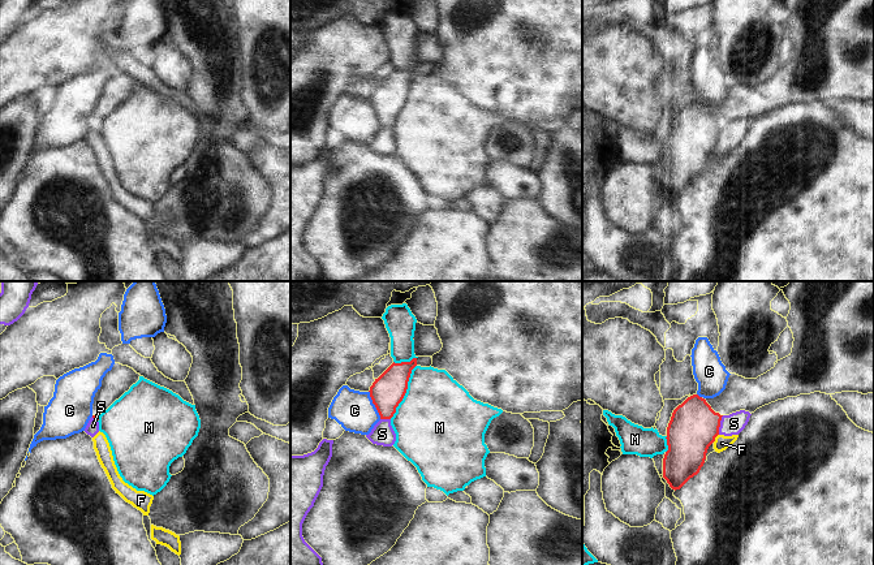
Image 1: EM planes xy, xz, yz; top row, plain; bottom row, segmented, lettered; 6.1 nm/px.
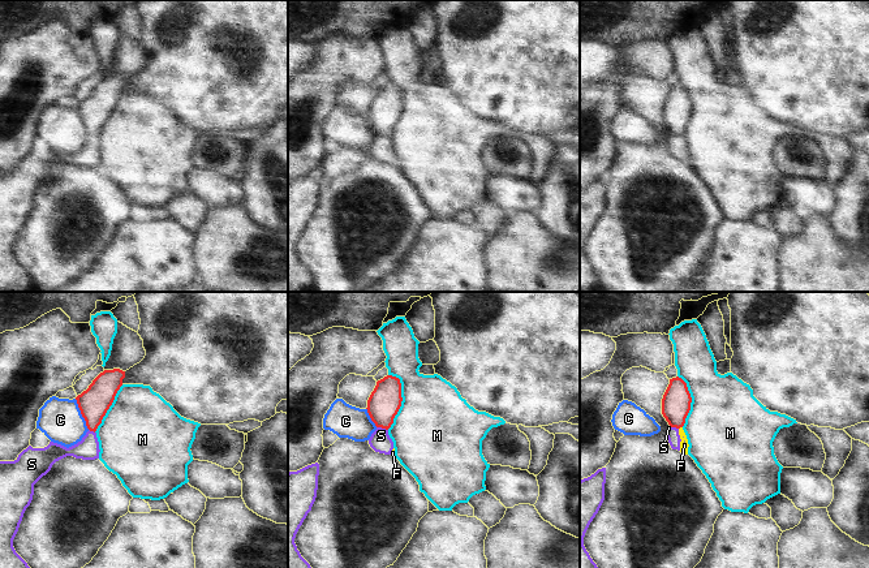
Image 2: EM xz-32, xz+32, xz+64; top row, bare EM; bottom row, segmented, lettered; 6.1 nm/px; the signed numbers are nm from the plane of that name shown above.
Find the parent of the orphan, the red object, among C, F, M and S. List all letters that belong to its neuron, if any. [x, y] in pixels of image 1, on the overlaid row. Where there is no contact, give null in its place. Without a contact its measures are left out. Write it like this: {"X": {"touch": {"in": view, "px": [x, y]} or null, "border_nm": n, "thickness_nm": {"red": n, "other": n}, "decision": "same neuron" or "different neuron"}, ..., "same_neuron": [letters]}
{"C": {"touch": {"in": "xz", "px": [374, 404]}, "border_nm": 190, "thickness_nm": {"red": 200, "other": 240}, "decision": "different neuron"}, "F": {"touch": {"in": "yz", "px": [715, 436]}, "border_nm": 70, "thickness_nm": {"red": 300, "other": 90}, "decision": "different neuron"}, "M": {"touch": {"in": "xz", "px": [405, 392]}, "border_nm": 380, "thickness_nm": {"red": 200, "other": 480}, "decision": "different neuron"}, "S": {"touch": {"in": "yz", "px": [719, 425]}, "border_nm": 120, "thickness_nm": {"red": 300, "other": 130}, "decision": "different neuron"}, "same_neuron": []}

